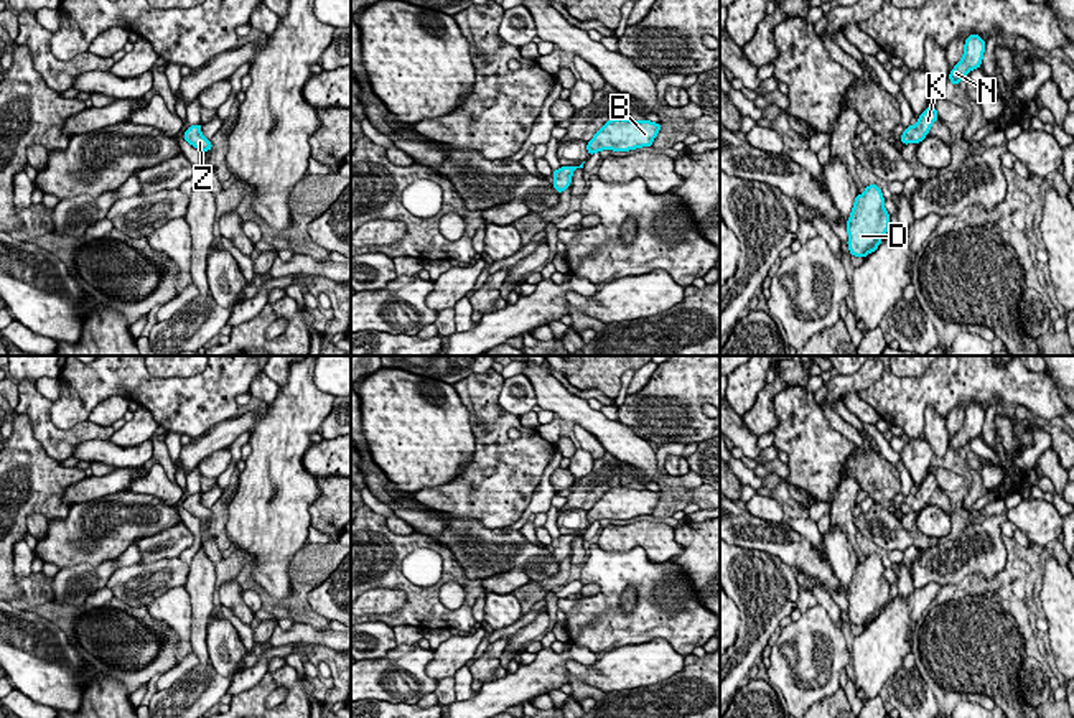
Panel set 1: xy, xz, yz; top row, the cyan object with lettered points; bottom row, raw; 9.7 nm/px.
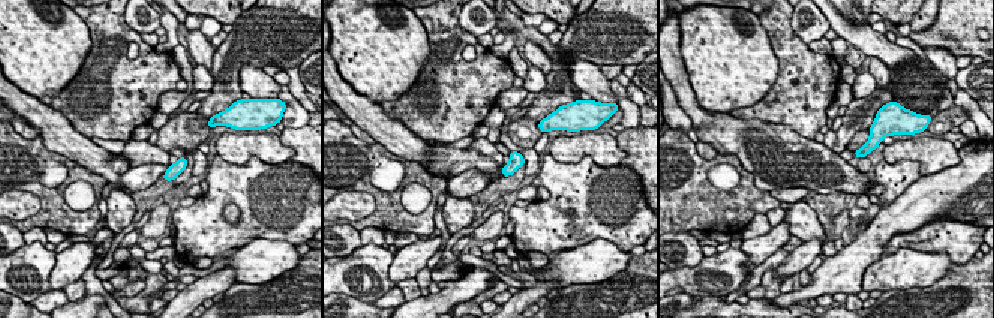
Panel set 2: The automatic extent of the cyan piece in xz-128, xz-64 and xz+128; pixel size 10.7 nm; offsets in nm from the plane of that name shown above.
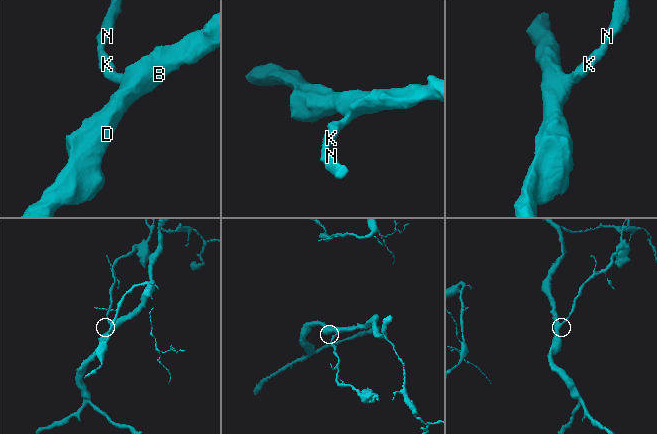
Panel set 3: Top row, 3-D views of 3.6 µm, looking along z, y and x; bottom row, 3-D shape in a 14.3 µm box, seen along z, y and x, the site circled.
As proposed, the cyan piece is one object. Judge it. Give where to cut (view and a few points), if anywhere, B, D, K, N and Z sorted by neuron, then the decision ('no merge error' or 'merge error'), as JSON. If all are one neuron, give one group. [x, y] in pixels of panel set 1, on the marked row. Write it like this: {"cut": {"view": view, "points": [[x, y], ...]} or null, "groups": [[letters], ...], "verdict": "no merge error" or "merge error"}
{"cut": null, "groups": [["B", "D", "K", "N", "Z"]], "verdict": "no merge error"}

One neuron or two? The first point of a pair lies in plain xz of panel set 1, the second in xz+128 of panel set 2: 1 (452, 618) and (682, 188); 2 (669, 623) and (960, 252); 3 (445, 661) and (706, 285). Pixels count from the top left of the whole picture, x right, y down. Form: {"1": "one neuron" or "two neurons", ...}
{"1": "one neuron", "2": "one neuron", "3": "two neurons"}

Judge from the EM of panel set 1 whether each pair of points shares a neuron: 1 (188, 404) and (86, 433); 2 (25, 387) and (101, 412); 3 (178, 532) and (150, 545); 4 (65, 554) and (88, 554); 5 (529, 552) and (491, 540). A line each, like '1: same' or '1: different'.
1: different
2: same
3: same
4: same
5: same

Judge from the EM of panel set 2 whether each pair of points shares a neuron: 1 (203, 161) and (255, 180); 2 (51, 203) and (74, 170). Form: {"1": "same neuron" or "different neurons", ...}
{"1": "different neurons", "2": "same neuron"}

